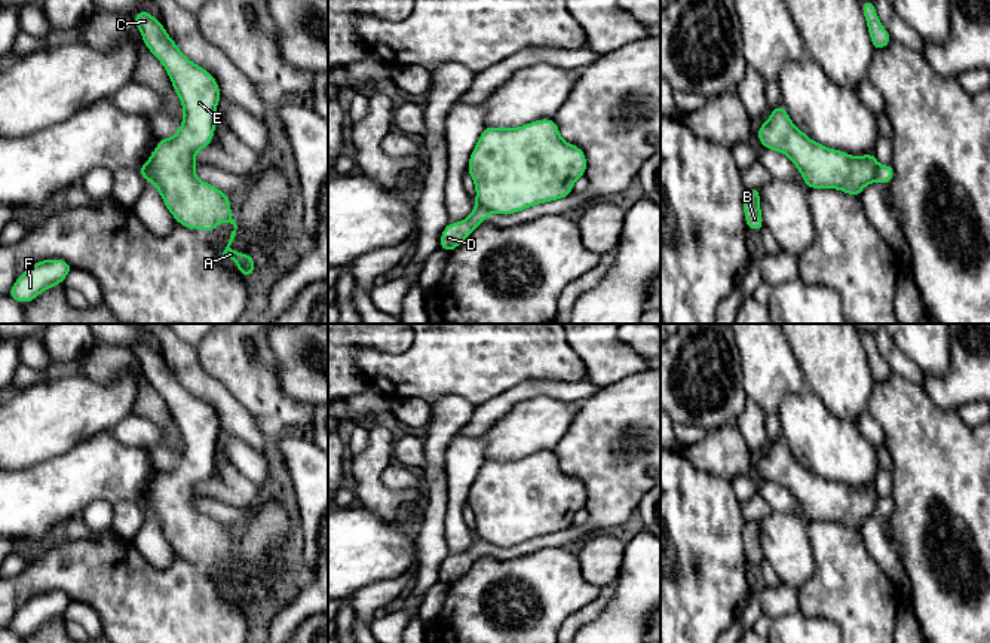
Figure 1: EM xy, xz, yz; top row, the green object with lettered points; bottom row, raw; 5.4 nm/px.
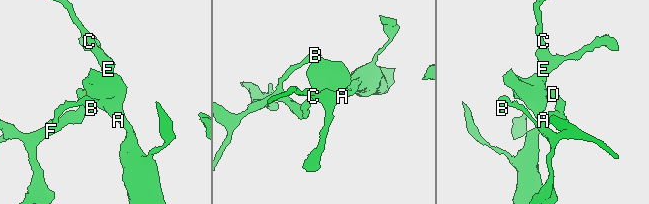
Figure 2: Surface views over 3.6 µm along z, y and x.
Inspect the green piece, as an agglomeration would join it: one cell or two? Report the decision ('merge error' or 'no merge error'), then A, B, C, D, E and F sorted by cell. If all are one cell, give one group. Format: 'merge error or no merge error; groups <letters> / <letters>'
merge error; groups A C E / B D F

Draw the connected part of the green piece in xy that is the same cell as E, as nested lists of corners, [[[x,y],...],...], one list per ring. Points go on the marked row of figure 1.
[[[150,12],[132,15],[145,48],[165,67],[177,92],[184,117],[178,132],[160,138],[150,159],[144,162],[153,183],[171,215],[181,226],[217,232],[220,221],[230,223],[235,230],[223,252],[235,260],[237,272],[251,278],[255,272],[252,254],[230,248],[236,236],[236,220],[232,218],[229,193],[199,180],[194,169],[200,165],[194,154],[211,146],[217,128],[215,113],[221,99],[215,77],[190,61],[166,33],[163,24]]]

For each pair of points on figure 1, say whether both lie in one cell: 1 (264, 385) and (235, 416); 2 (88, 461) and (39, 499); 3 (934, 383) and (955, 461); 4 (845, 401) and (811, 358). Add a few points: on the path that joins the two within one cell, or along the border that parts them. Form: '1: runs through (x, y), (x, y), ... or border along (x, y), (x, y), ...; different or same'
1: border along (242, 404), (257, 419); different
2: runs through (76, 472), (61, 487), (51, 492); same
3: border along (922, 388), (941, 407), (956, 410); different
4: runs through (843, 391), (821, 369); same

